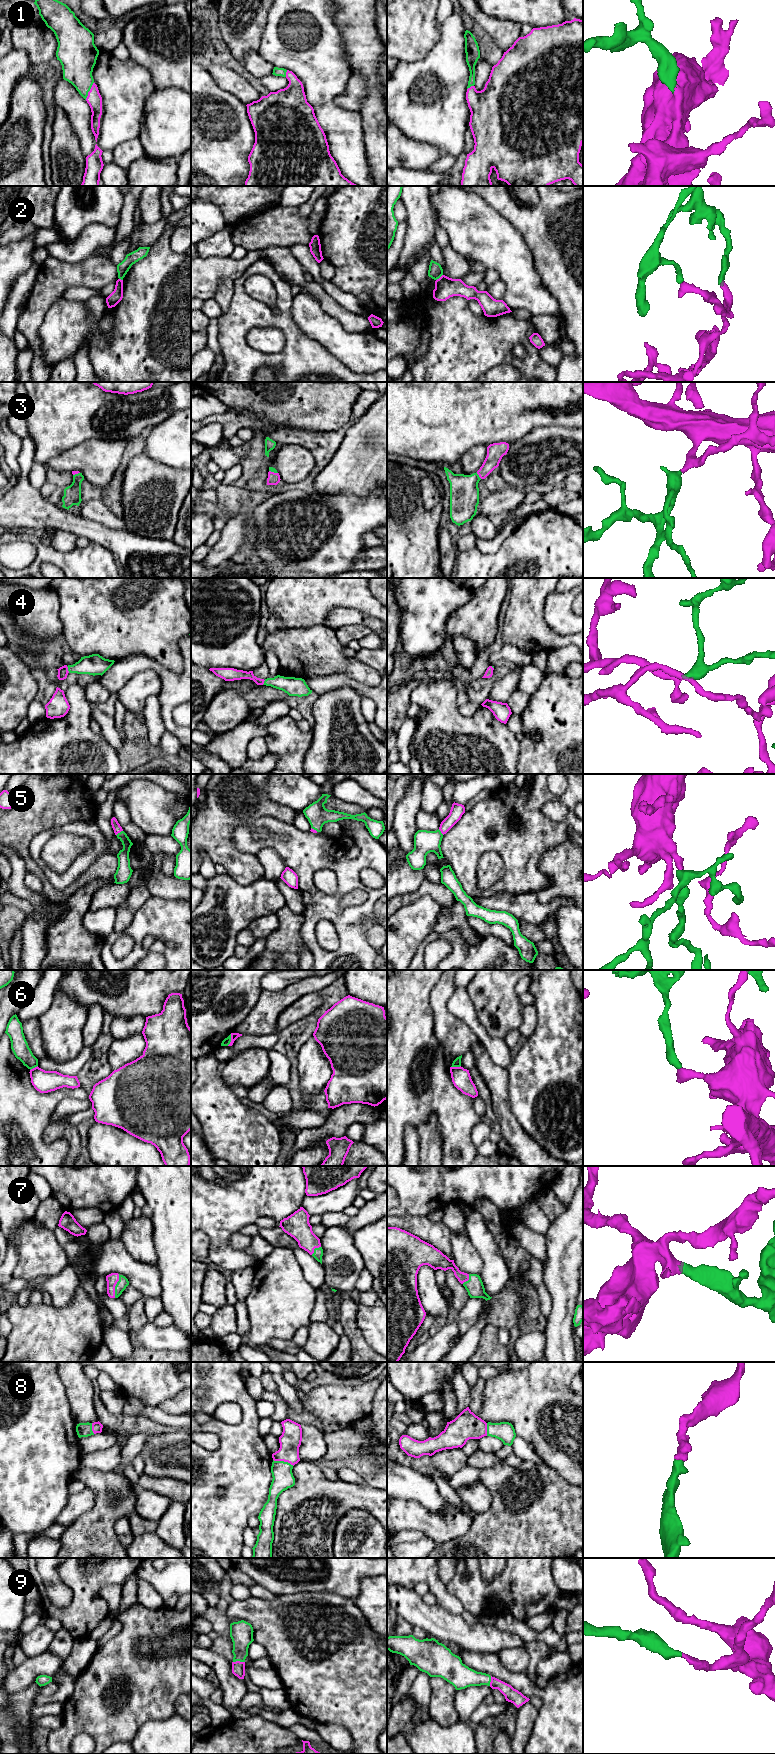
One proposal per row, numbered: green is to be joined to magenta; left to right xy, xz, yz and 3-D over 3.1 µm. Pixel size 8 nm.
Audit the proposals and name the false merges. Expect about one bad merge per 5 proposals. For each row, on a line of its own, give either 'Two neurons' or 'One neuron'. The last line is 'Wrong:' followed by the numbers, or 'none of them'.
1: One neuron
2: Two neurons
3: One neuron
4: One neuron
5: One neuron
6: Two neurons
7: One neuron
8: One neuron
9: One neuron
Wrong: 2, 6

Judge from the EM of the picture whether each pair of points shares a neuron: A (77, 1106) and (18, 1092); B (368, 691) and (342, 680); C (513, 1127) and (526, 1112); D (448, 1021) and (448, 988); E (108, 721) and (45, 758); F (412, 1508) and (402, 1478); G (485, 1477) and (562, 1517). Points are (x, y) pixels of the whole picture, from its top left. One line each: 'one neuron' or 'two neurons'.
A: two neurons
B: one neuron
C: two neurons
D: one neuron
E: two neurons
F: two neurons
G: one neuron

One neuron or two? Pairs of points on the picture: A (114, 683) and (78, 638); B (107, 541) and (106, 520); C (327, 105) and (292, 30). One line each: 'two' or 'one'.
A: two
B: two
C: one

